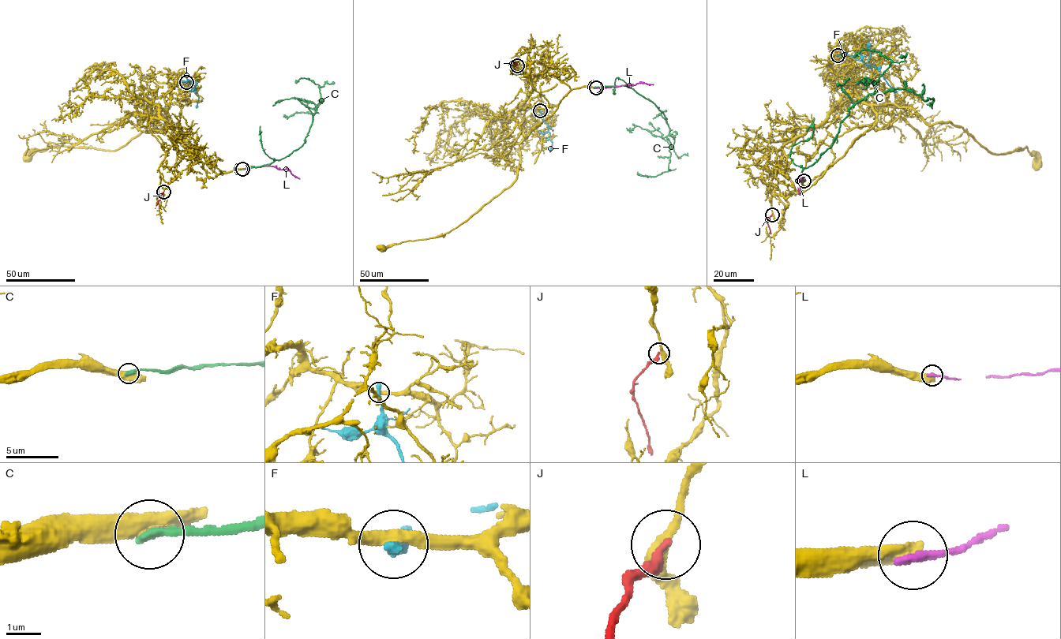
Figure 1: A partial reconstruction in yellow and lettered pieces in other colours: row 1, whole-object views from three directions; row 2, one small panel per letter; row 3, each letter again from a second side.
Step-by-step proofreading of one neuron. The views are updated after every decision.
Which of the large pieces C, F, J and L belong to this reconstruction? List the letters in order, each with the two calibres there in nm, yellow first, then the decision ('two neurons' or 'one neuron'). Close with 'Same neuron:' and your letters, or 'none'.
C: 550 nm thick on the yellow side, 320 nm on the other; two neurons
F: 360 nm thick on the yellow side, 440 nm on the other; two neurons
J: 360 nm thick on the yellow side, 320 nm on the other; two neurons
L: 550 nm thick on the yellow side, 300 nm on the other; two neurons
Same neuron: none

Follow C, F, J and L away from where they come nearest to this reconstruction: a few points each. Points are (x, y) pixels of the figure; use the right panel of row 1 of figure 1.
C: (804, 181), (801, 171), (832, 144), (849, 109), (868, 95), (909, 89), (926, 101), (933, 99), (926, 104)
F: (837, 55), (848, 54), (867, 65), (873, 65), (897, 92)
J: (772, 214), (767, 220), (771, 237)
L: (804, 181), (804, 177), (802, 176), (800, 181), (797, 181), (800, 195)

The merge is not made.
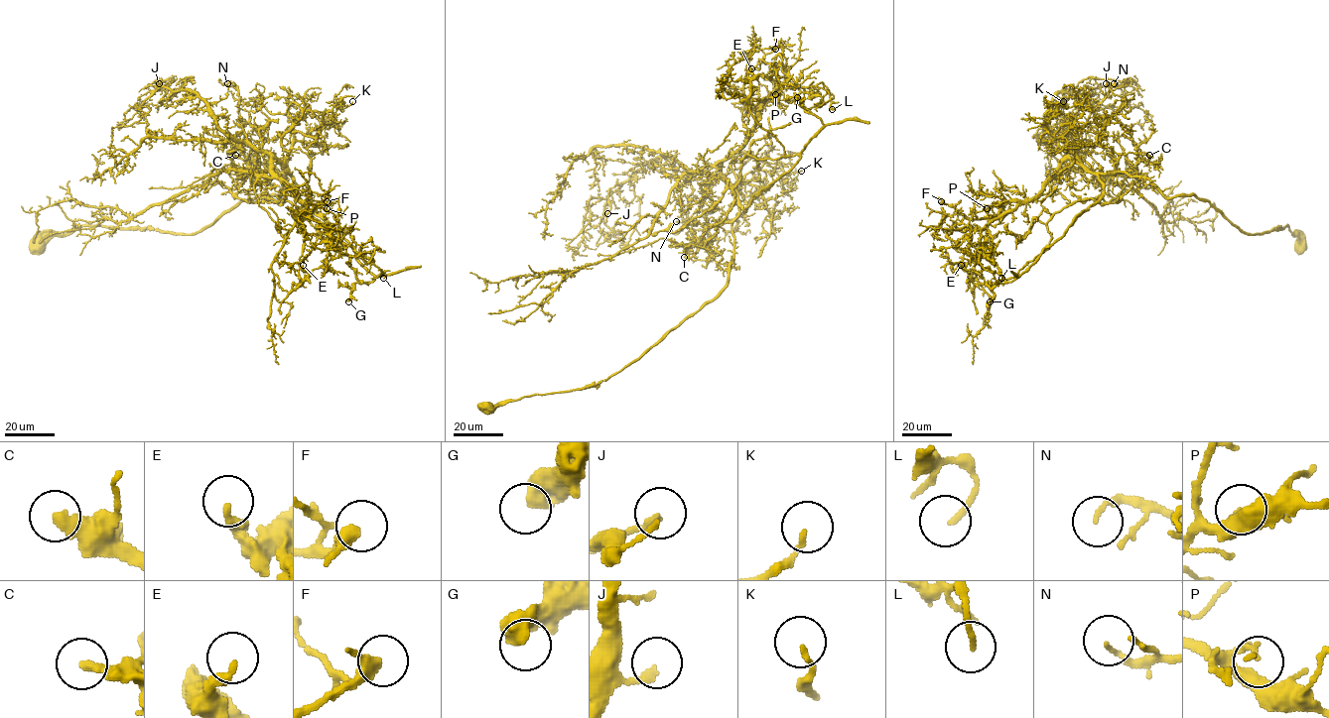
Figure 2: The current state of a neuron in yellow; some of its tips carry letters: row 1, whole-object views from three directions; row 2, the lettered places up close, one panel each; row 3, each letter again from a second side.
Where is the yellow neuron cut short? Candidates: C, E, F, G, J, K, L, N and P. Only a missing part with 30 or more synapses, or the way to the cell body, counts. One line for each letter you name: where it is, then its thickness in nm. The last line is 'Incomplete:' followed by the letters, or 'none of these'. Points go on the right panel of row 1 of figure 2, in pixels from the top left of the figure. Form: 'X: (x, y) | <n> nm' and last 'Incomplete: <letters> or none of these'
C: (1149, 155) | 320 nm
N: (1114, 83) | 130 nm
Incomplete: C, N

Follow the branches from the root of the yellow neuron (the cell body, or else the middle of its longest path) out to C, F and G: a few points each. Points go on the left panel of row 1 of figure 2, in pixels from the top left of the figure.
C: (36, 244), (83, 226), (196, 233), (241, 201), (279, 197), (283, 172), (256, 172), (235, 155)
F: (36, 244), (83, 226), (196, 233), (279, 197), (290, 173), (273, 160), (308, 202), (295, 218), (327, 201)
G: (36, 244), (83, 226), (196, 233), (241, 201), (279, 197), (286, 172), (374, 277), (348, 301)

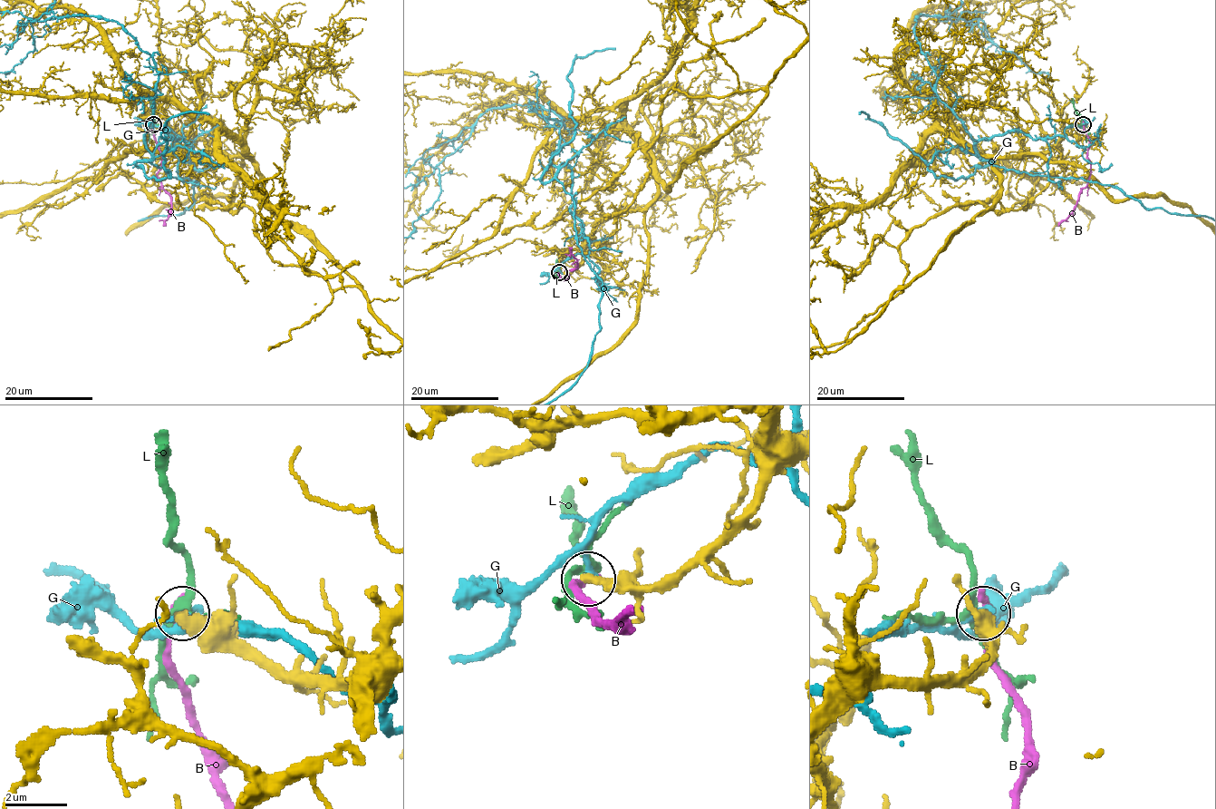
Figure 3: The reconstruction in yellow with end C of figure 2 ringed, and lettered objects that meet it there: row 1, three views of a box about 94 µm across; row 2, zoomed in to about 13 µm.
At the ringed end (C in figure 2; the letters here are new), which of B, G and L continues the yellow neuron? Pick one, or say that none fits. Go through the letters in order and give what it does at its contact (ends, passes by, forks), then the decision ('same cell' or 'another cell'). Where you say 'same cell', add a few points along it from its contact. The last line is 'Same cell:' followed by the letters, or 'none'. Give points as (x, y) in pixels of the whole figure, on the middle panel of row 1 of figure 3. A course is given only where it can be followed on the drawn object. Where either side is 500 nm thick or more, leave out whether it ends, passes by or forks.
B: it ends | another cell
G: it ends | another cell
L: it forks | another cell
Same cell: none

